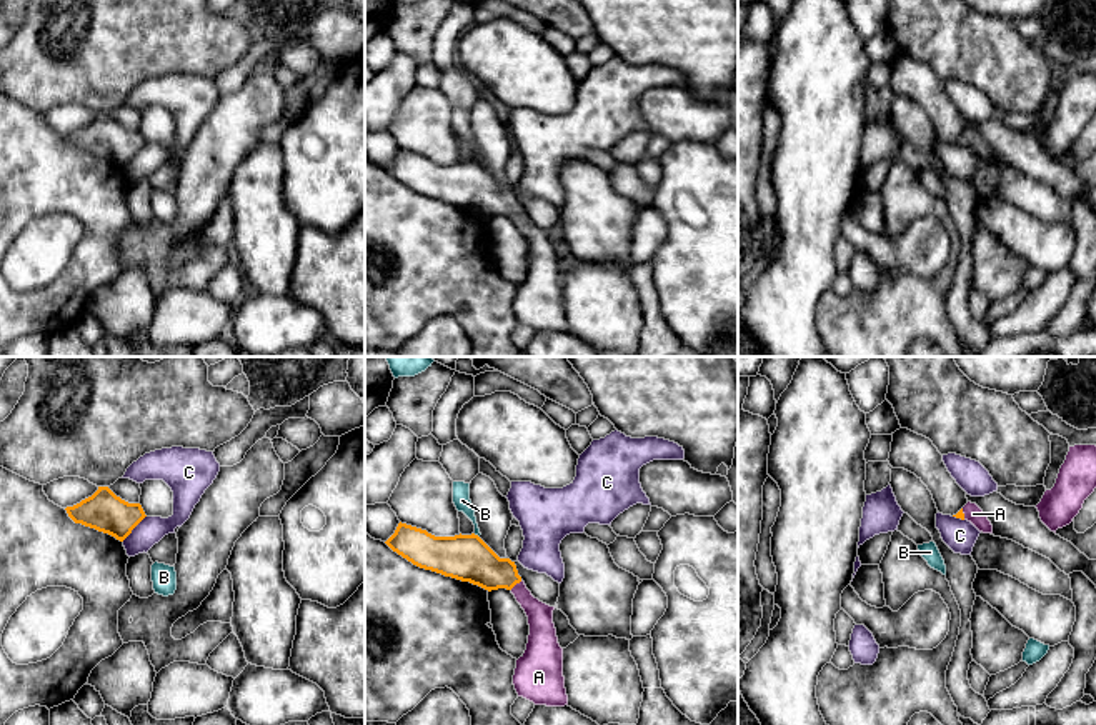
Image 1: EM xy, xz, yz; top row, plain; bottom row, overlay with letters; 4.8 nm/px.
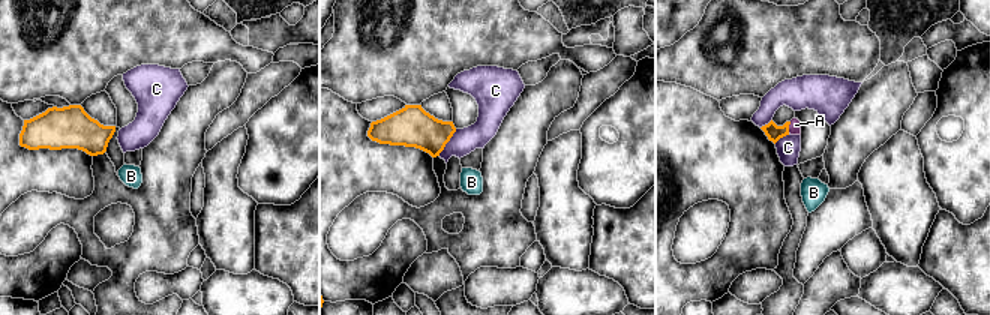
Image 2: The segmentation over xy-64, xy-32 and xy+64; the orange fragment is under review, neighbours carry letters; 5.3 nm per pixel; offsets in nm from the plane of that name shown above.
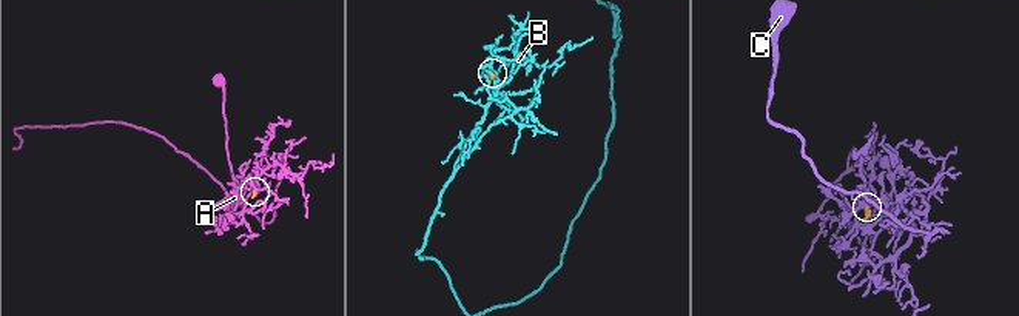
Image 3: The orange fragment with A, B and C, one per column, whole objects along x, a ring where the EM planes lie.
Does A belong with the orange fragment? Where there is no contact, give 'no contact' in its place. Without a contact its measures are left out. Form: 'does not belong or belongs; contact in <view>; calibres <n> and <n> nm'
belongs; contact in xz; calibres 220 and 130 nm

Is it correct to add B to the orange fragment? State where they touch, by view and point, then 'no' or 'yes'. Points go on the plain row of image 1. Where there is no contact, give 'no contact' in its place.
xz (477, 162) | no

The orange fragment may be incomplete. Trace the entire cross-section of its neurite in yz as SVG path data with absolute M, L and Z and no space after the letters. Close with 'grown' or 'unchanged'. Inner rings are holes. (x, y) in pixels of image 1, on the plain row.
M968 128L953 143L971 148L983 160L993 160L991 148L988 147L988 143L983 140L983 137L976 130Z; grown

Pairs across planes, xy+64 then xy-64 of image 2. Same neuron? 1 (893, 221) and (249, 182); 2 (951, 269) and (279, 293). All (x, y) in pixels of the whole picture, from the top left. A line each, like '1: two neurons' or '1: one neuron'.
1: two neurons
2: two neurons

